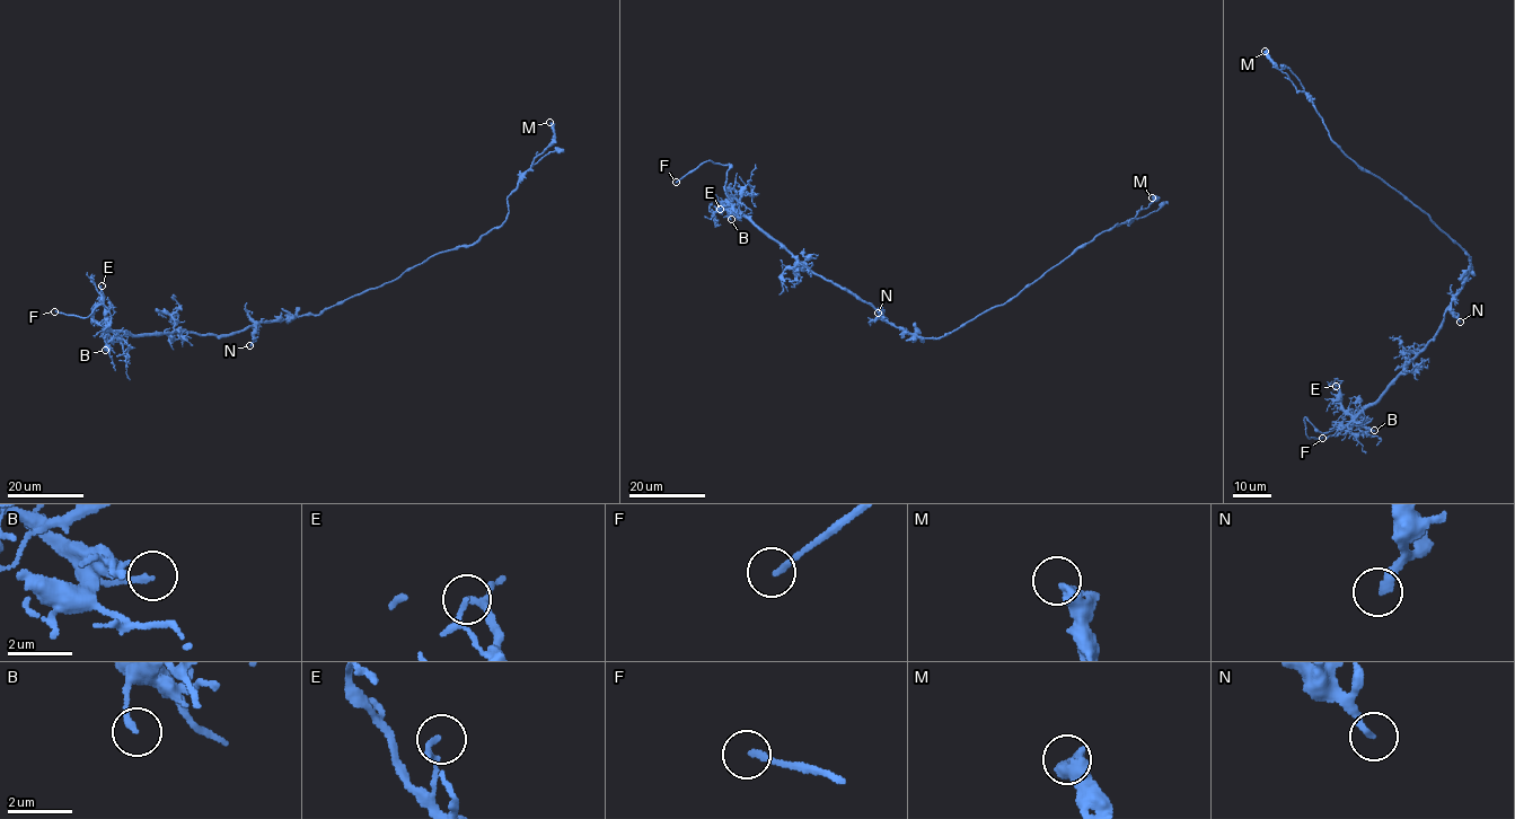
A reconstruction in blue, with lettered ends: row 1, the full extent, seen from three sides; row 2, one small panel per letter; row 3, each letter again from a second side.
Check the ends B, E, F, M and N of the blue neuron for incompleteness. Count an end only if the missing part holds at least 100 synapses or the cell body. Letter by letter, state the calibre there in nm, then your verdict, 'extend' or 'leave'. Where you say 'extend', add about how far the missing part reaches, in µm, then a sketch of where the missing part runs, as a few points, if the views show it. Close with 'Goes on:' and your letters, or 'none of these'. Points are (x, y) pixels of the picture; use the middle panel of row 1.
B: 200 nm thick; leave
E: 130 nm thick; leave
F: 180 nm thick; extend; about 15 µm are missing; missing branch runs (676, 182), (648, 190), (639, 199), (639, 209)
M: 440 nm thick; leave
N: 240 nm thick; leave
Goes on: F

